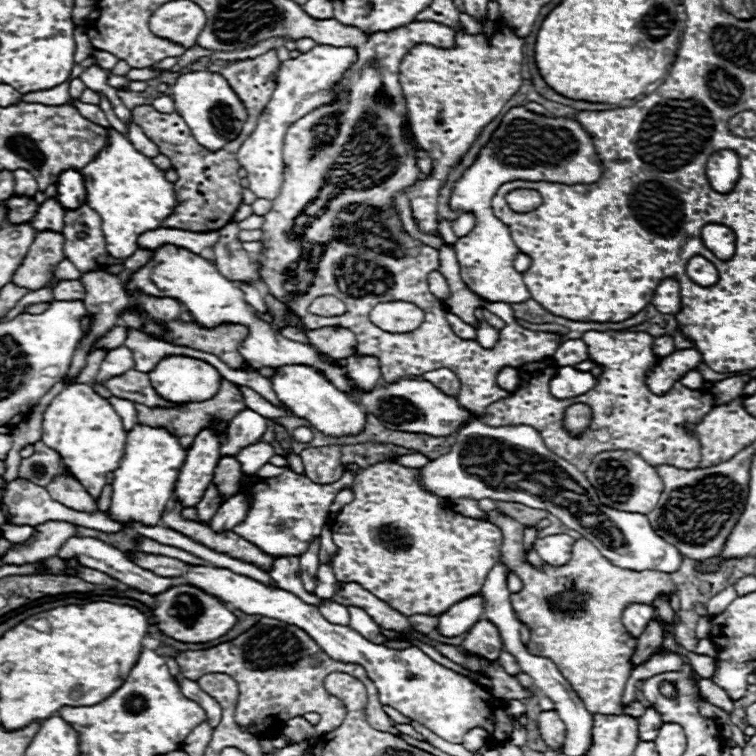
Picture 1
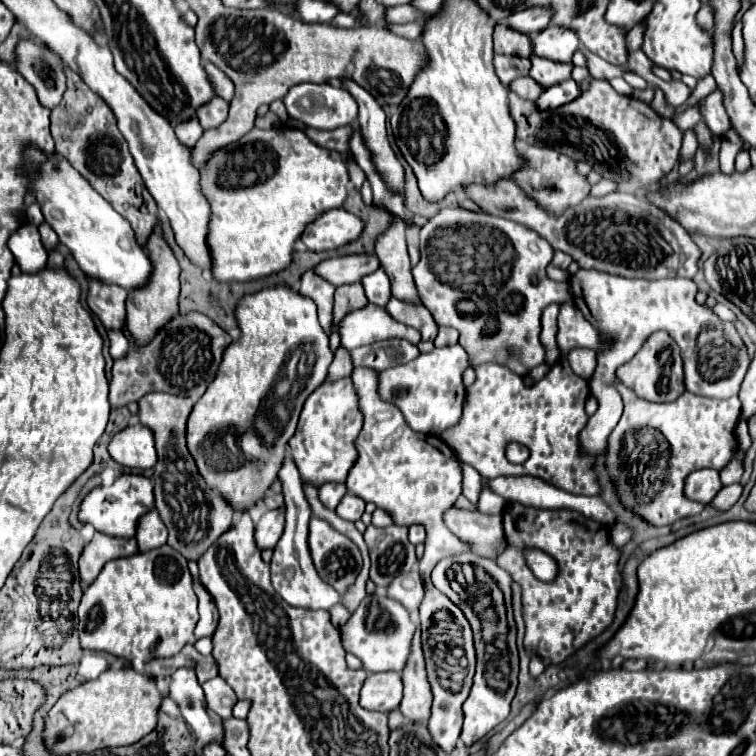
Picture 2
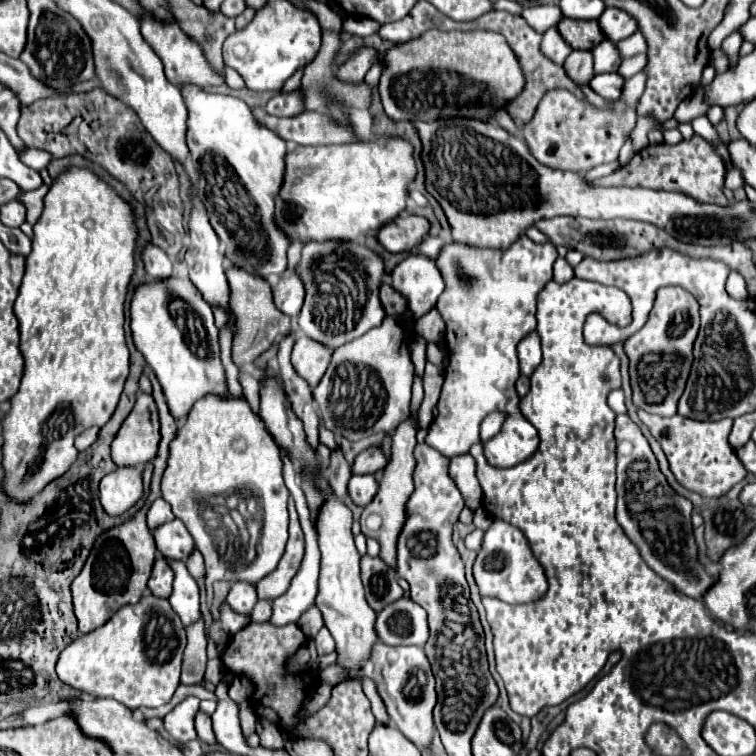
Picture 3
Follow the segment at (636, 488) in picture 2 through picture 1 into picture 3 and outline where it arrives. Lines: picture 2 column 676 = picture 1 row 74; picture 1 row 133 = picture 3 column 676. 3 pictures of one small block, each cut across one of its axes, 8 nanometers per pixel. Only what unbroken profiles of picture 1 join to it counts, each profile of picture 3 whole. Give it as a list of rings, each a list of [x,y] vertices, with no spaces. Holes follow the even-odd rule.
[[[638,410],[638,418],[642,420],[644,426],[648,426],[650,434],[660,442],[670,462],[672,474],[686,490],[696,492],[704,498],[718,498],[726,494],[734,484],[744,480],[746,468],[742,466],[742,462],[736,456],[736,450],[728,442],[732,430],[730,418],[718,422],[698,422],[684,418],[680,414],[672,418],[662,418],[656,414],[648,414],[644,410]]]

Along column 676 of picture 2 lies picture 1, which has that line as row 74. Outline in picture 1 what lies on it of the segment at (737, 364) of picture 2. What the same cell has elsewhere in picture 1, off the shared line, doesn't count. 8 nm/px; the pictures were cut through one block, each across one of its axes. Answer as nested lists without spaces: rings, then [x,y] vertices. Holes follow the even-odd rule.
[[[316,44],[310,52],[300,54],[294,60],[282,62],[278,70],[278,80],[276,80],[276,90],[272,94],[272,100],[264,108],[262,116],[258,118],[256,130],[244,140],[244,144],[238,150],[238,162],[240,166],[248,172],[248,182],[250,190],[258,198],[274,200],[284,184],[284,158],[282,158],[282,144],[286,130],[294,120],[306,116],[306,112],[312,112],[314,108],[328,104],[336,100],[334,94],[334,84],[344,76],[344,72],[354,64],[358,58],[358,52],[350,47],[335,49],[336,46],[328,44]]]

